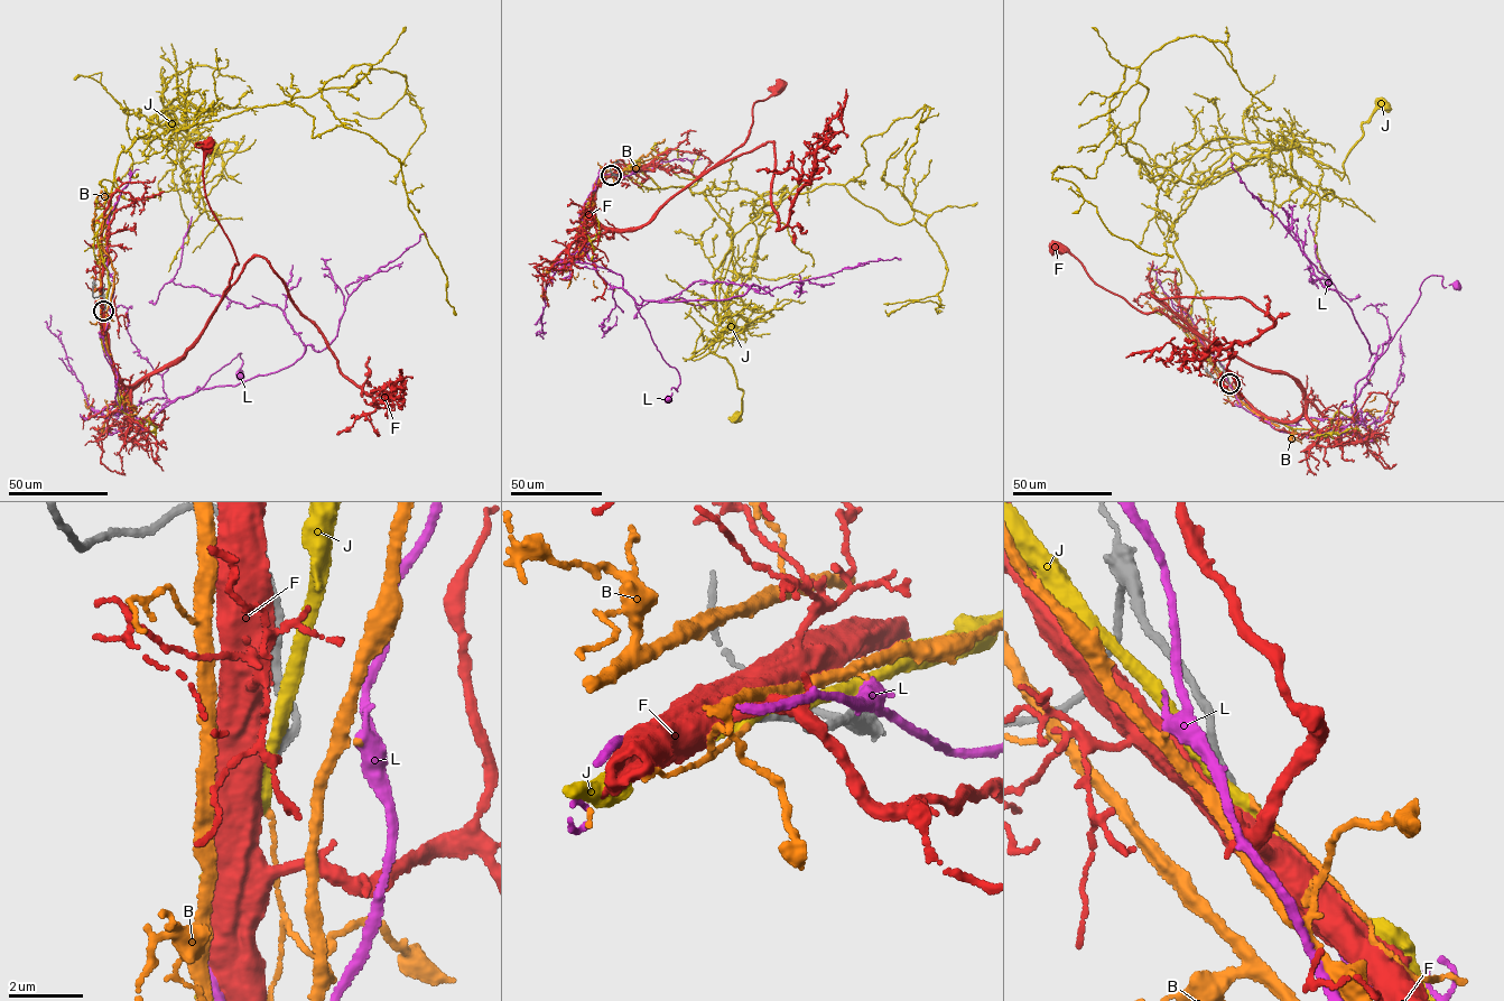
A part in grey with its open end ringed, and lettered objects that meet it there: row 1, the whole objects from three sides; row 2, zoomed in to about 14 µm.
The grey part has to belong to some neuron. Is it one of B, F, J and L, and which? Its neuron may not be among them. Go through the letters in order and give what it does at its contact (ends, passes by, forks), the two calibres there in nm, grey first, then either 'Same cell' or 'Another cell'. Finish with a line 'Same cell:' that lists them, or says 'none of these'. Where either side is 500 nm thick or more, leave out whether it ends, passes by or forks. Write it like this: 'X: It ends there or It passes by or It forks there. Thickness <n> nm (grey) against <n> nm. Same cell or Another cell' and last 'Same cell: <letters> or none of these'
B: It ends there. Thickness 190 nm (grey) against 140 nm. Another cell
F: Thickness 200 nm (grey) against 850 nm. Another cell
J: It passes by. Thickness 280 nm (grey) against 360 nm. Another cell
L: It ends there. Thickness 190 nm (grey) against 200 nm. Same cell
Same cell: L

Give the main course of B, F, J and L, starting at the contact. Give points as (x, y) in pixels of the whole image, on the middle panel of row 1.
B: (611, 175), (600, 181), (592, 197), (590, 243), (578, 247), (583, 259), (575, 278), (545, 290), (548, 299)
F: (612, 175), (595, 192), (594, 215), (606, 226), (644, 225), (742, 145), (754, 103), (781, 86)
J: (612, 175), (643, 164), (733, 232), (718, 296), (733, 330), (708, 349), (742, 390), (735, 418)
L: (611, 175), (593, 186), (591, 226), (572, 261), (590, 263), (633, 298), (679, 376), (668, 398)

